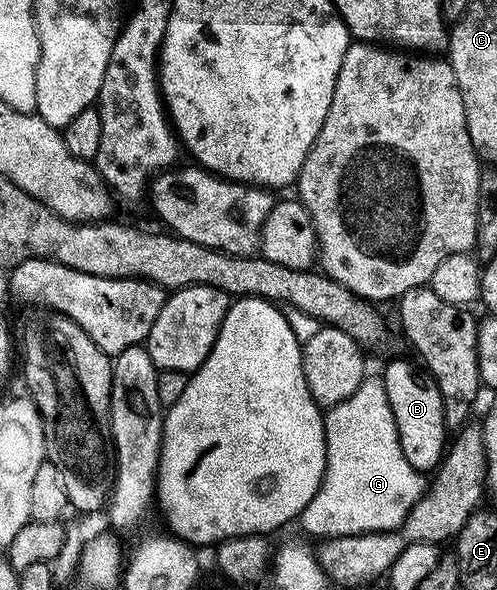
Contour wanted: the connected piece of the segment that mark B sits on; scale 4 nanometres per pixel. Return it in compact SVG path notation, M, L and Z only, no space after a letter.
M393 359L383 370L387 401L395 417L399 433L399 445L403 445L403 457L422 473L429 473L440 464L447 450L445 402L441 389L428 374L416 371L405 359Z

